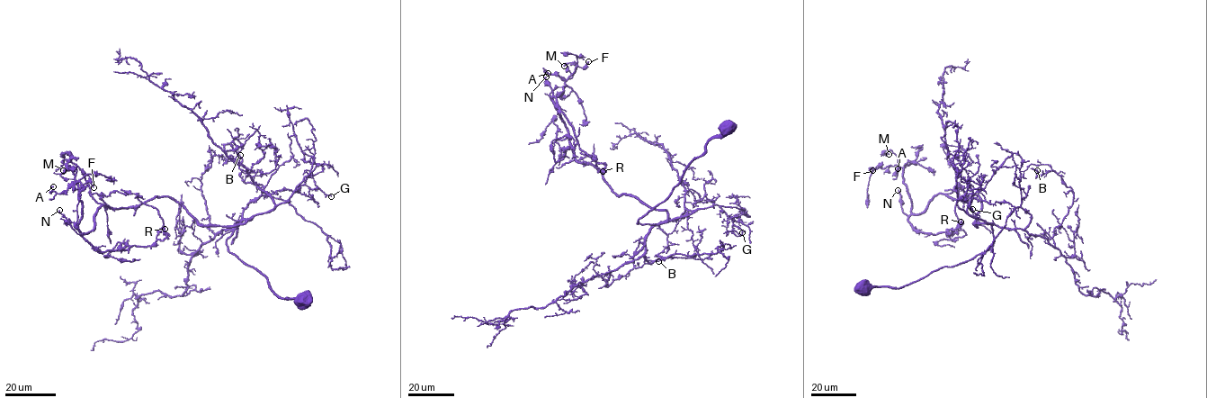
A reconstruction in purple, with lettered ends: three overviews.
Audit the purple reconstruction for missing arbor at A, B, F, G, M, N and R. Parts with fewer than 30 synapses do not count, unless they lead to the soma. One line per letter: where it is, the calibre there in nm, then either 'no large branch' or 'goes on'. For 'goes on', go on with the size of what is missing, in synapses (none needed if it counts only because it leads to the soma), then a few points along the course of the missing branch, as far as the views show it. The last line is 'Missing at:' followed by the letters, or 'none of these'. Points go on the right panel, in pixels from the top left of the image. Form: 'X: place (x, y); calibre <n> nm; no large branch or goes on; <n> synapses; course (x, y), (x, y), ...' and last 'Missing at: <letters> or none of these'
A: place (898, 168); calibre 280 nm; no large branch
B: place (1037, 170); calibre 160 nm; no large branch
F: place (872, 170); calibre 240 nm; no large branch
G: place (972, 209); calibre 180 nm; no large branch
M: place (889, 154); calibre 240 nm; no large branch
N: place (898, 190); calibre 240 nm; no large branch
R: place (961, 221); calibre 200 nm; no large branch
Missing at: none of these

